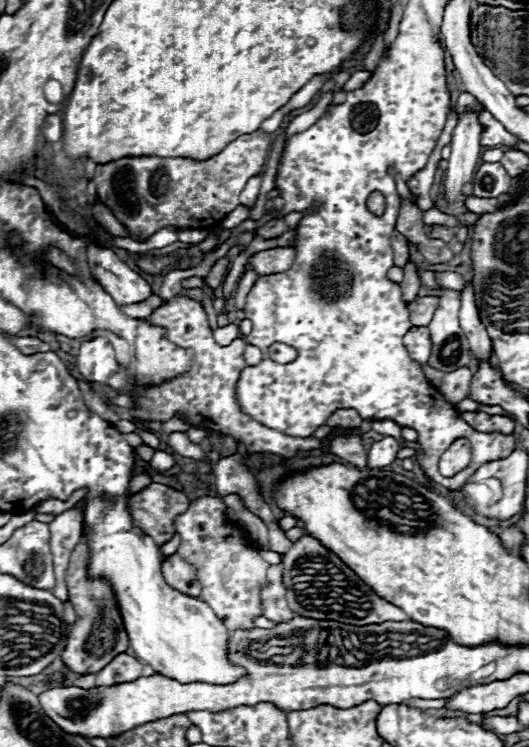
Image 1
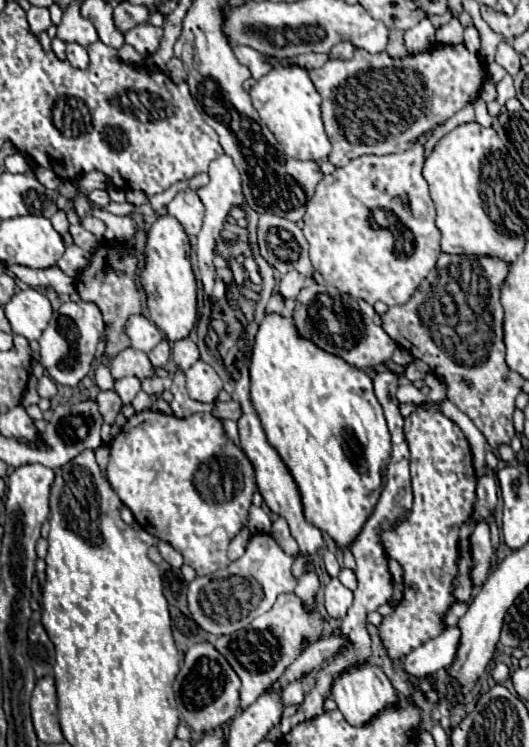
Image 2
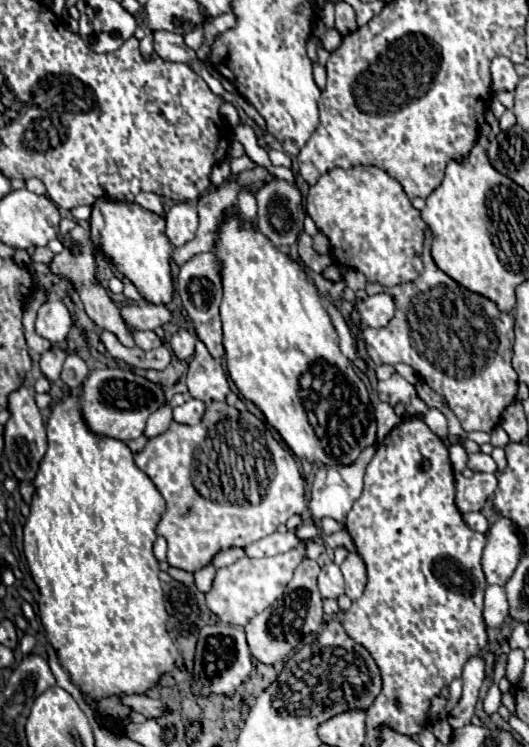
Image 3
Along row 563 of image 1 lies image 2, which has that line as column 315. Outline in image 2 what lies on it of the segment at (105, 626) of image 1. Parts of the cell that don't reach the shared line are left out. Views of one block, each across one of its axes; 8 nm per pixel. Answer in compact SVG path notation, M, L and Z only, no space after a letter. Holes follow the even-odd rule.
M440 44L414 52L406 58L392 58L388 52L370 54L356 48L352 60L328 60L322 68L310 70L310 80L314 82L318 94L322 96L322 120L326 126L332 152L328 160L340 168L362 154L394 154L408 150L424 132L438 126L440 122L452 118L468 102L474 102L488 78L486 62L466 48L466 44Z

